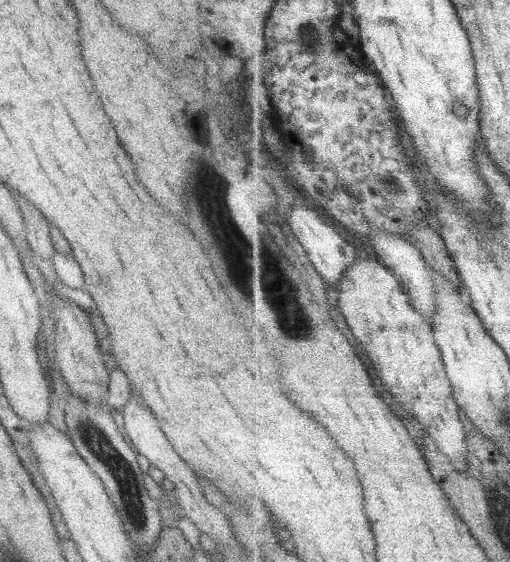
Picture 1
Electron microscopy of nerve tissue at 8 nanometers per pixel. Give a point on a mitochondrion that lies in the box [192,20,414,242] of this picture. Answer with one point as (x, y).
(309, 40)

